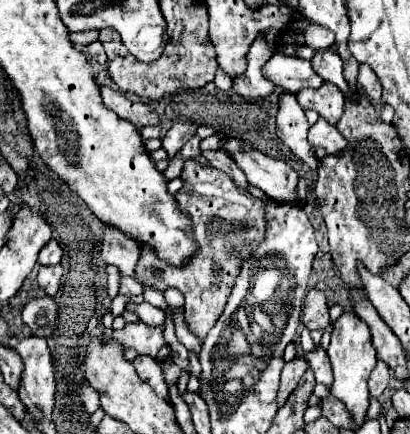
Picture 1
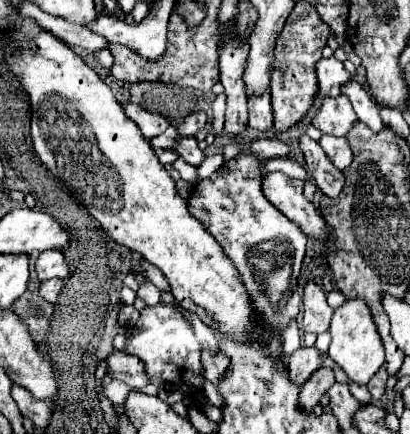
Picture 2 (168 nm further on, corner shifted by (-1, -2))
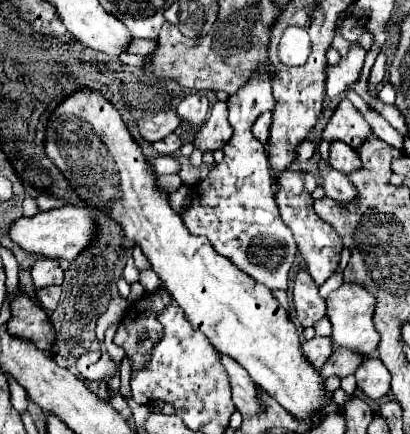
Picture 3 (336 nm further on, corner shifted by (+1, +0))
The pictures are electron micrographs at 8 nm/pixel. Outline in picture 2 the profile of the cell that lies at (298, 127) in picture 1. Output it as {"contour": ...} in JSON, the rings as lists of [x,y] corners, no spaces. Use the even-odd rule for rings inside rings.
{"contour":[[[308,135],[300,137],[300,149],[306,157],[306,169],[316,181],[316,187],[328,197],[338,197],[344,187],[344,173],[336,169],[332,161],[328,161],[322,147],[316,141],[312,141]]]}

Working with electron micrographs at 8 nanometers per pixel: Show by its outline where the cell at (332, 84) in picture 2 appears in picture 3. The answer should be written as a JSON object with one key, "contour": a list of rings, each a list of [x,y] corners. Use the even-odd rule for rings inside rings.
{"contour":[[[352,43],[350,53],[344,59],[340,59],[338,65],[326,67],[326,75],[328,75],[326,95],[328,97],[338,97],[348,87],[358,83],[360,73],[362,73],[362,65],[364,65],[364,57],[366,57],[366,51],[362,47],[356,47],[356,43]]]}

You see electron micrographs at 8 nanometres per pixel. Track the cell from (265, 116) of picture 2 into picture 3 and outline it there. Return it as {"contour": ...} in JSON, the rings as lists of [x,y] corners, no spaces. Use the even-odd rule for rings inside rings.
{"contour":[[[270,111],[262,113],[262,115],[254,121],[254,125],[252,125],[252,133],[254,133],[254,137],[256,137],[258,141],[262,141],[262,143],[266,143],[266,141],[268,141],[270,123],[272,123],[272,113],[270,113]]]}

